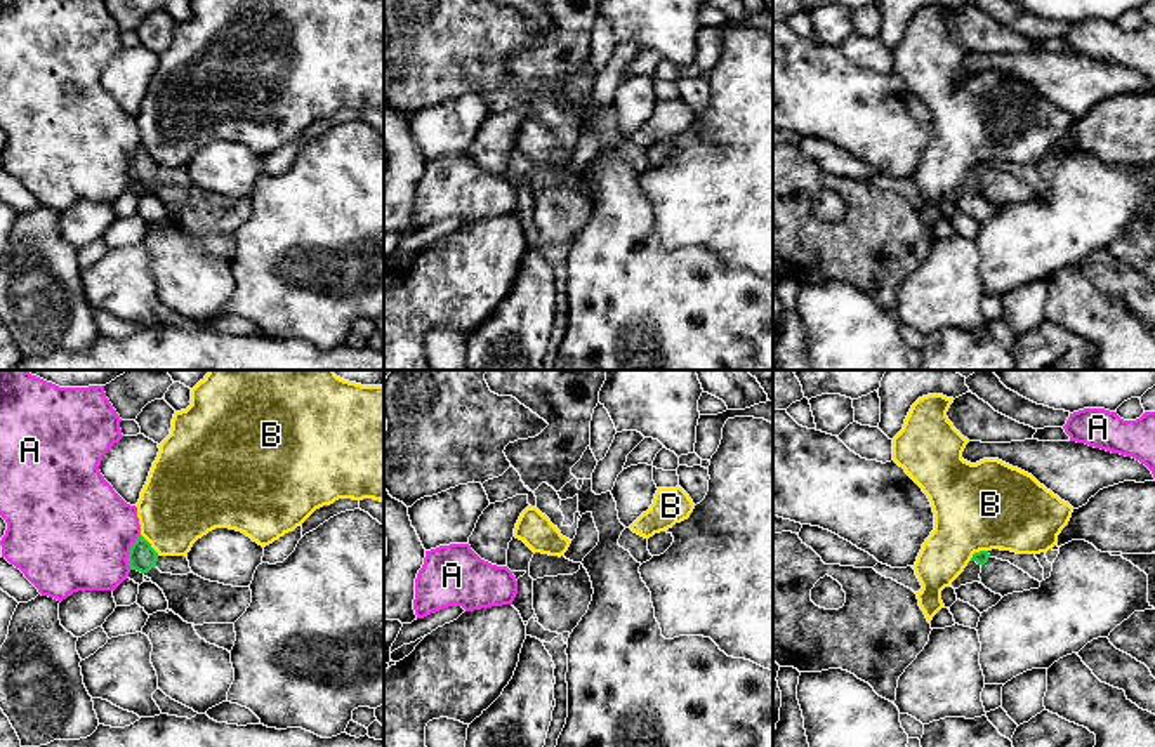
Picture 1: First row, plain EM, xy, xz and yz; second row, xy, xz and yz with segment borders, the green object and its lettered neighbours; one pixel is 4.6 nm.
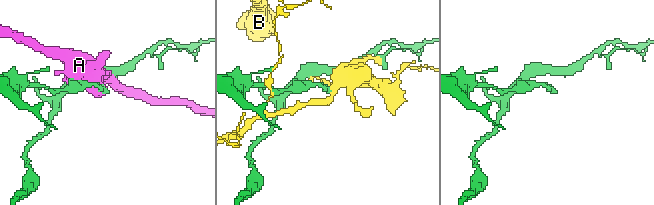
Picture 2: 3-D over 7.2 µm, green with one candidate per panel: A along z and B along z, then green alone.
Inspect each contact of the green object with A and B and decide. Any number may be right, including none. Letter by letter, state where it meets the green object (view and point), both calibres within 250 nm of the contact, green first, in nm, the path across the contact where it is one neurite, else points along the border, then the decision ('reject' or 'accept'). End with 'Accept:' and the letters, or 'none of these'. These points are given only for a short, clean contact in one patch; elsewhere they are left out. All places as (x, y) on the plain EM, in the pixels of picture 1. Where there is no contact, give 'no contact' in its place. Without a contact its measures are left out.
A: xy (131, 162) | 120/480 nm | reject
B: xy (150, 155) | 120/380 nm | reject
Accept: none of these

